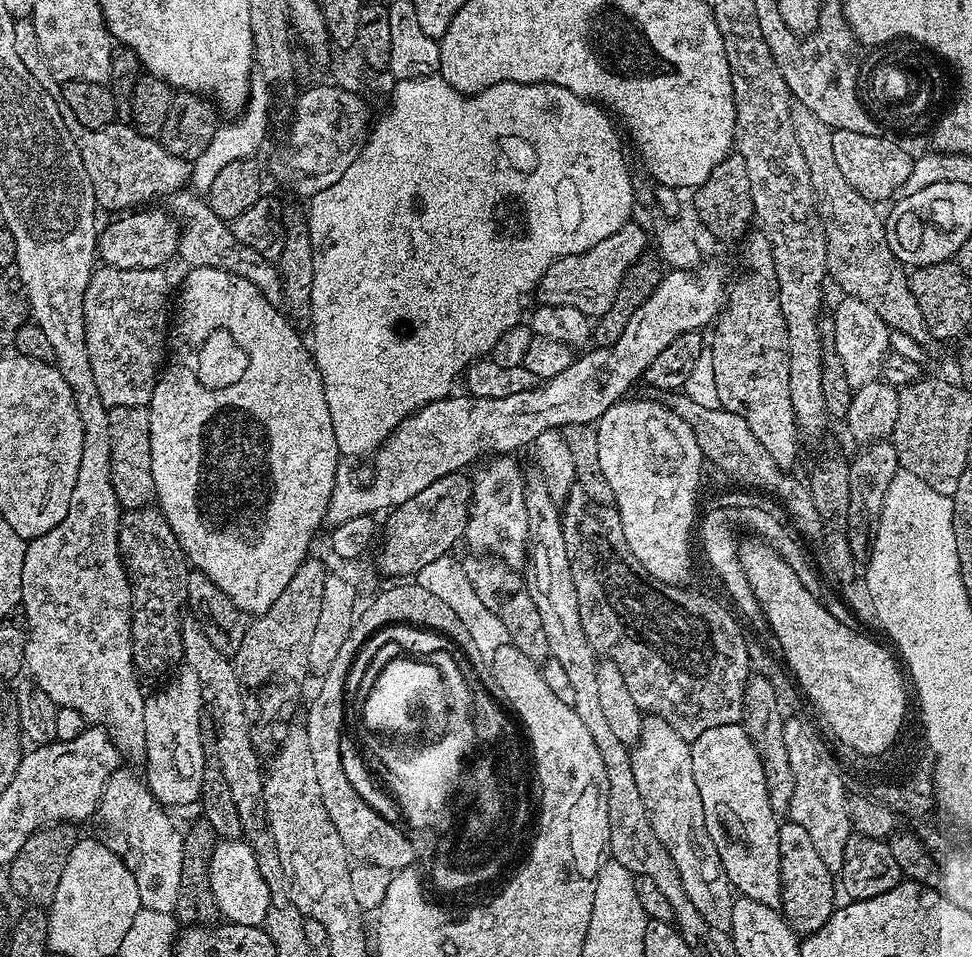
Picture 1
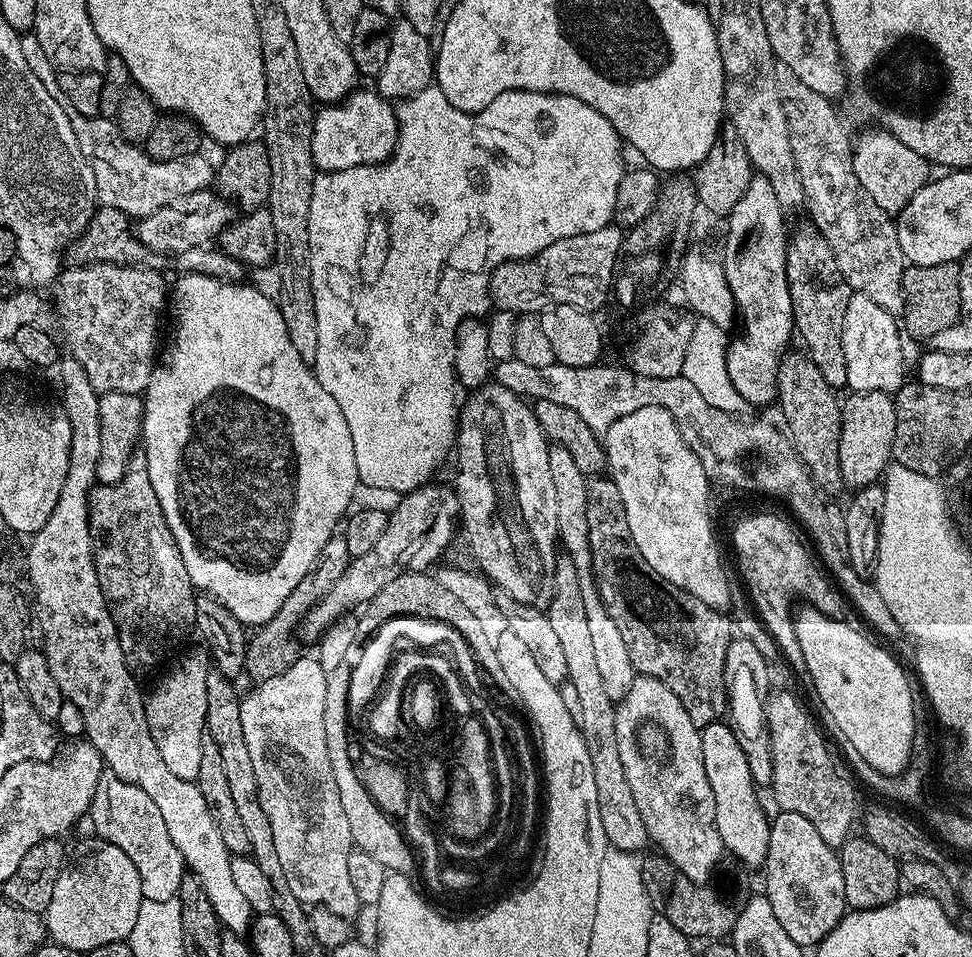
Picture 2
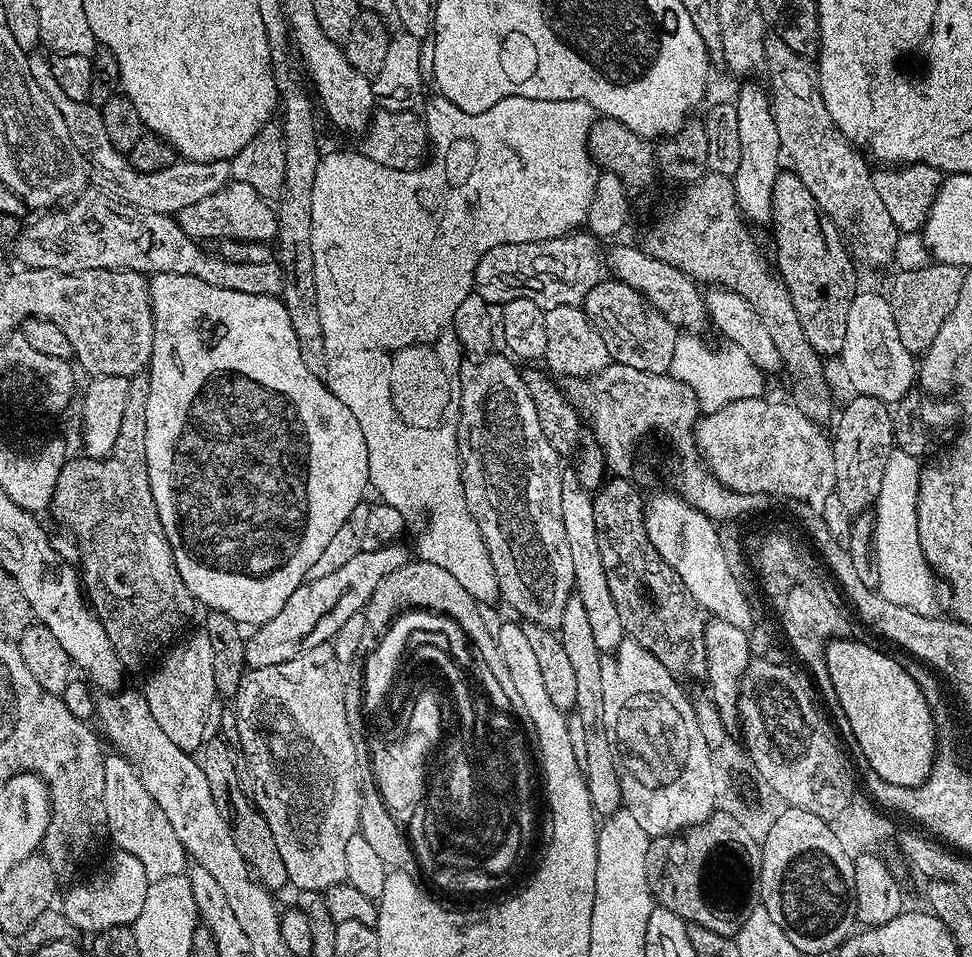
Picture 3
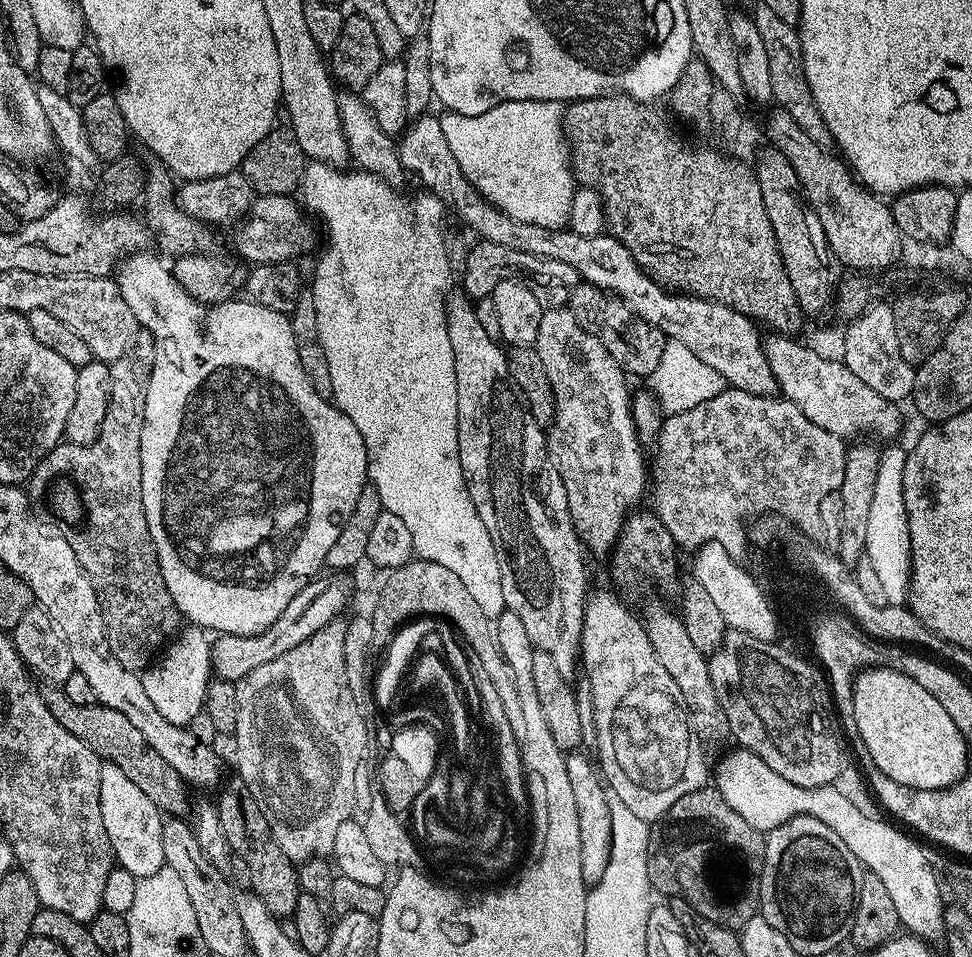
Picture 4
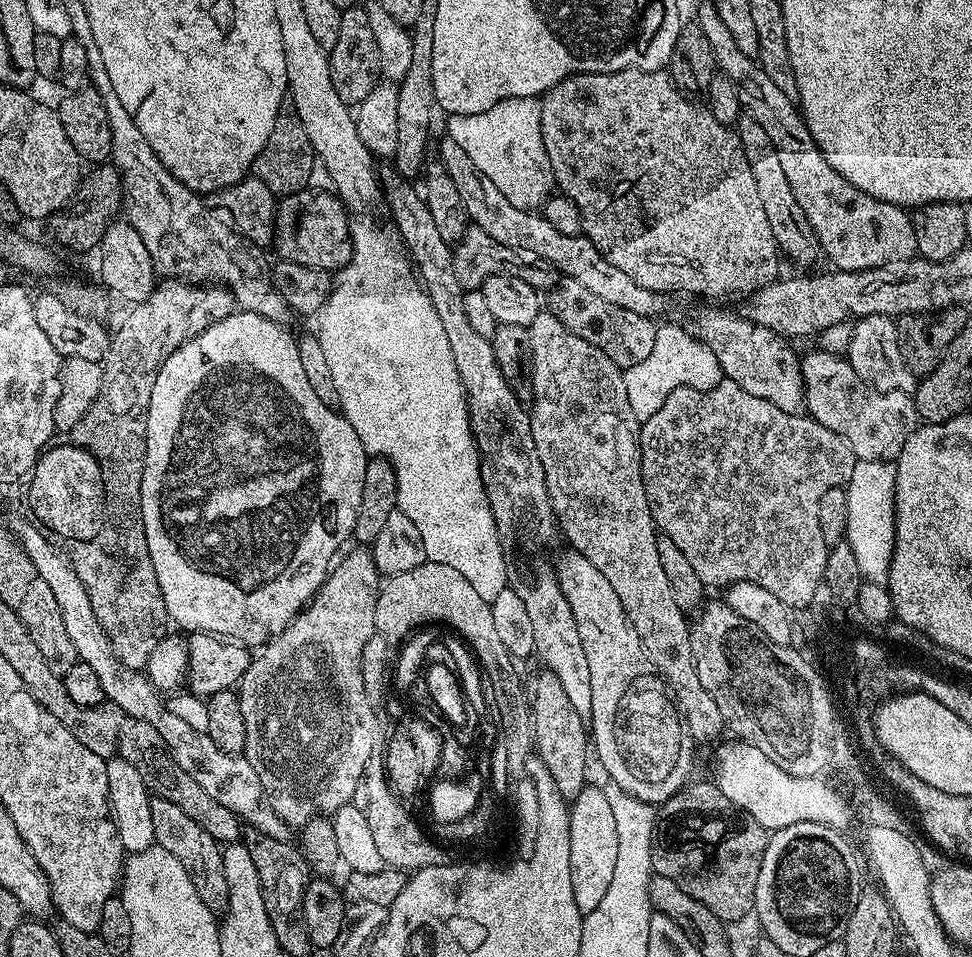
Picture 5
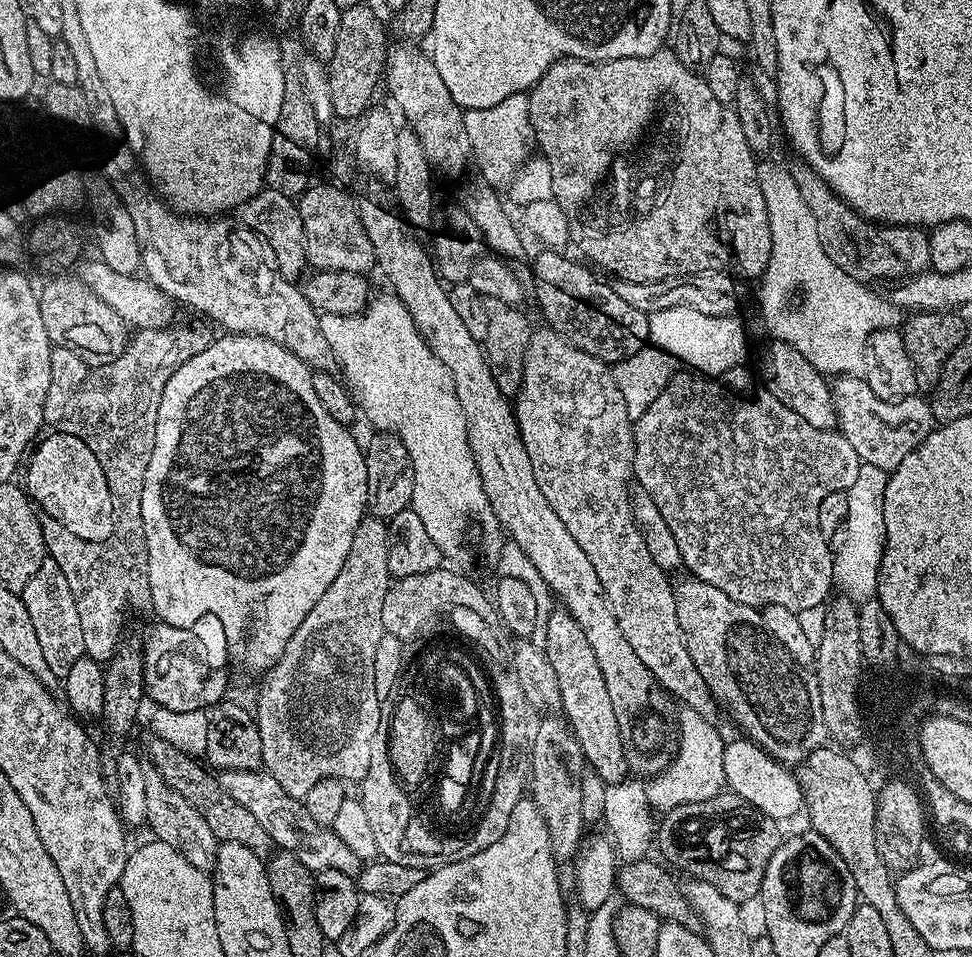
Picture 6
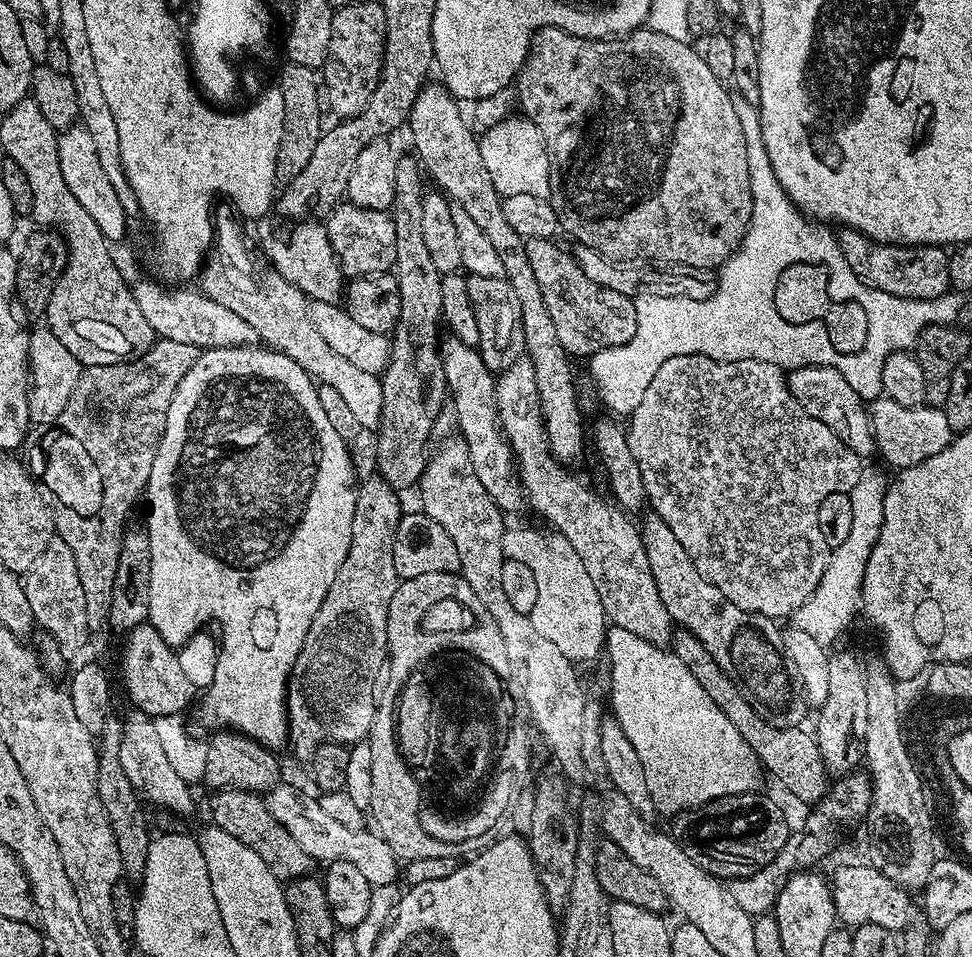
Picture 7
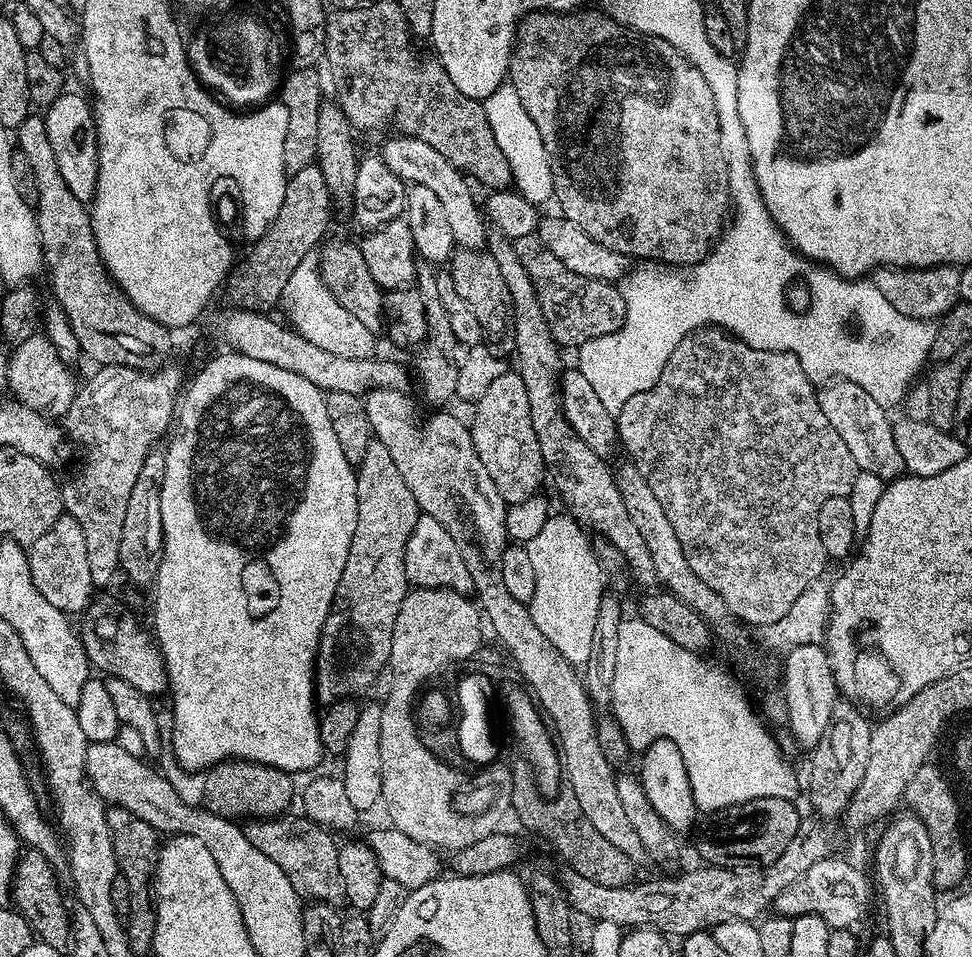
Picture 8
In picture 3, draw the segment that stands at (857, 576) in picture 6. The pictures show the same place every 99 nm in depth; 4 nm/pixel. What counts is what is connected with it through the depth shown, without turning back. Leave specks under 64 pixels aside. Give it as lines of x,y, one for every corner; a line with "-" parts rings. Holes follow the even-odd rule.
893,450
882,474
882,490
874,505
875,566
878,570
877,589
882,598
899,606
909,607
918,614
931,616
936,608
937,577
922,554
918,542
918,510
916,495
920,481
921,461
899,450

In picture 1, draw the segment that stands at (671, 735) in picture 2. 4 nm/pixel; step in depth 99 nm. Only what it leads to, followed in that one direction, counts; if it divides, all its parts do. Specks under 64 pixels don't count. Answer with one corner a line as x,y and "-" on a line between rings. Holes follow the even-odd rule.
648,716
630,751
634,783
638,785
638,794
642,794
642,806
646,806
646,814
658,842
662,842
662,846
666,846
666,854
674,858
674,866
686,889
686,898
694,902
698,914
702,914
713,933
731,933
734,889
728,883
718,850
704,825
702,798
694,782
689,741
684,740
682,734
678,734
678,730
671,728
662,718

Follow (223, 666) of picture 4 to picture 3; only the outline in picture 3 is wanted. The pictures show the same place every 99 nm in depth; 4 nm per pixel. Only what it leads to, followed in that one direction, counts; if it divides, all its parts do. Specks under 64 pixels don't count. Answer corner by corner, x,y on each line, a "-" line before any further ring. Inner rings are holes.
397,542
378,550
359,552
350,558
350,562
334,570
334,574
300,584
298,590
290,594
286,606
282,606
274,618
259,625
253,631
256,632
253,636
245,639
245,665
249,669
278,666
278,662
290,662
290,658
298,658
298,654
306,654
306,650
314,650
314,646
335,641
342,626
368,607
374,590
378,590
378,582
382,582
386,574
394,574
394,570
409,562
410,552
408,555
402,545

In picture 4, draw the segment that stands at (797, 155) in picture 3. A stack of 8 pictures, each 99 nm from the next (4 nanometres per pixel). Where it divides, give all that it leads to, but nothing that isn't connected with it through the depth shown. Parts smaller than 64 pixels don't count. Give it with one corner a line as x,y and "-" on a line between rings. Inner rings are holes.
763,2
757,3
754,19
758,26
758,35
761,36
766,49
766,58
770,61
770,86
773,101
782,111
790,114
790,118
794,118
794,122
815,144
823,145
829,139
828,127
814,102
814,94
810,94
810,82
806,82
799,31
793,25
782,22
782,18
778,18
778,14
774,14
774,10
770,10
770,6
766,6

